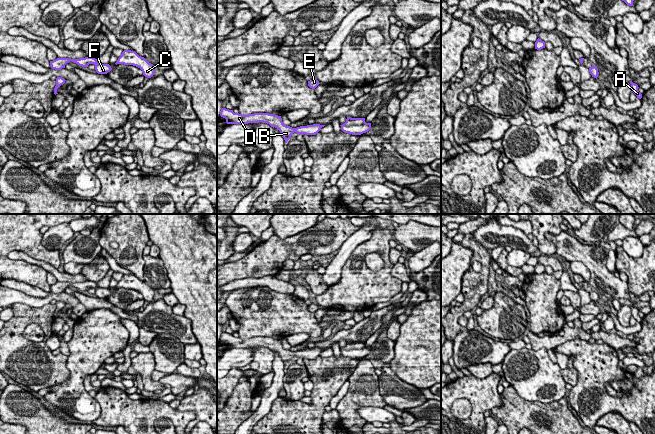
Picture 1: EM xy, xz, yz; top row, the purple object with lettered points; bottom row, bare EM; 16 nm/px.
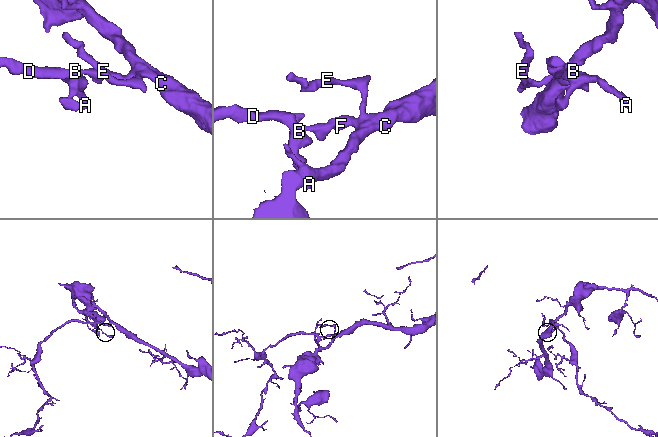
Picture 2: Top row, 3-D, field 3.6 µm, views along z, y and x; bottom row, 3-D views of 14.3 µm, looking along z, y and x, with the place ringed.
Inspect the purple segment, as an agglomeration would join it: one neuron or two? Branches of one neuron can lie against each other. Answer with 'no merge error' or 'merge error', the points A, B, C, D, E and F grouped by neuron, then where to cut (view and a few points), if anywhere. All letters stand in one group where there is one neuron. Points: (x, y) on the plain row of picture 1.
no merge error; A B C D E F; no cut

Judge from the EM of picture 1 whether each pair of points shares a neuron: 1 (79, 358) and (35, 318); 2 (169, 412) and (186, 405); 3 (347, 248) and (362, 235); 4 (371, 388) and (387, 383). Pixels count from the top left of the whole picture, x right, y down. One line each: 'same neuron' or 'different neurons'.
1: different neurons
2: different neurons
3: same neuron
4: different neurons

